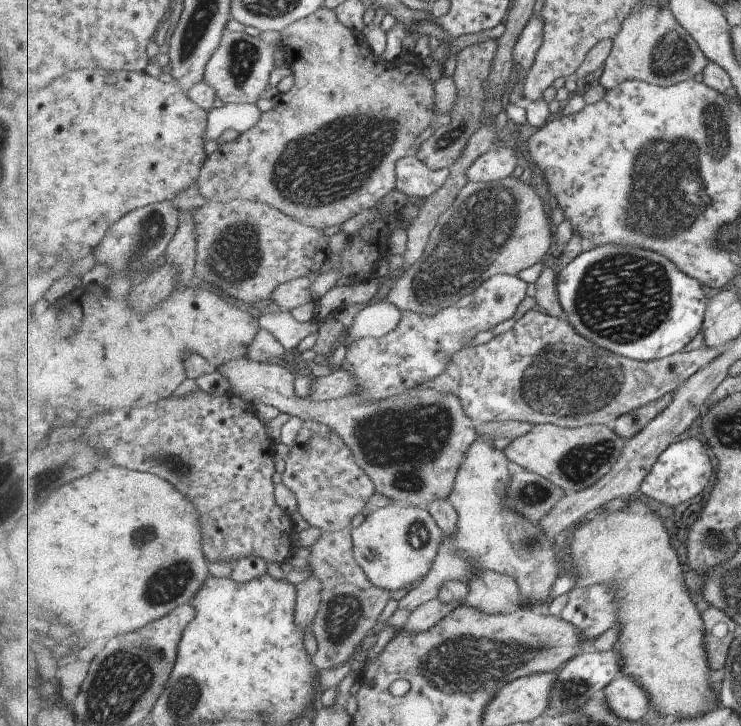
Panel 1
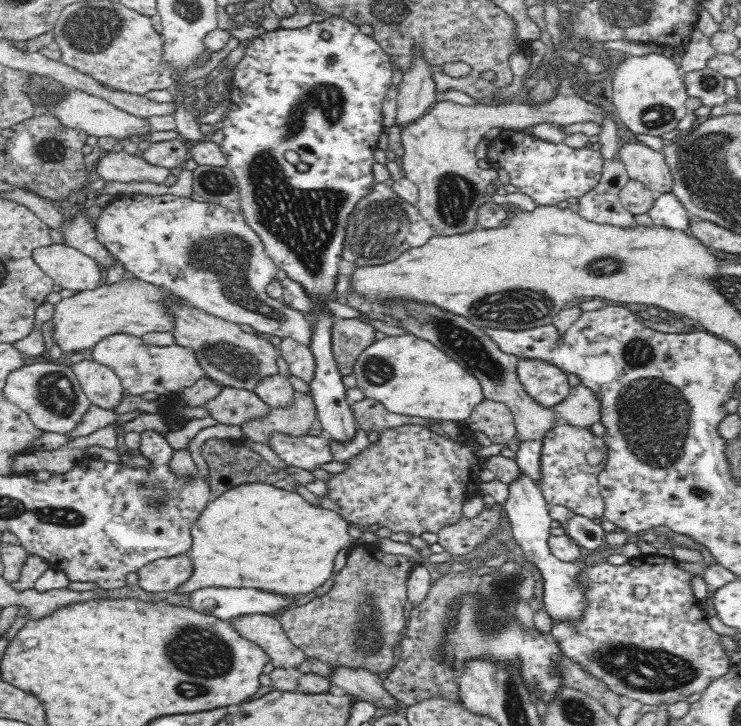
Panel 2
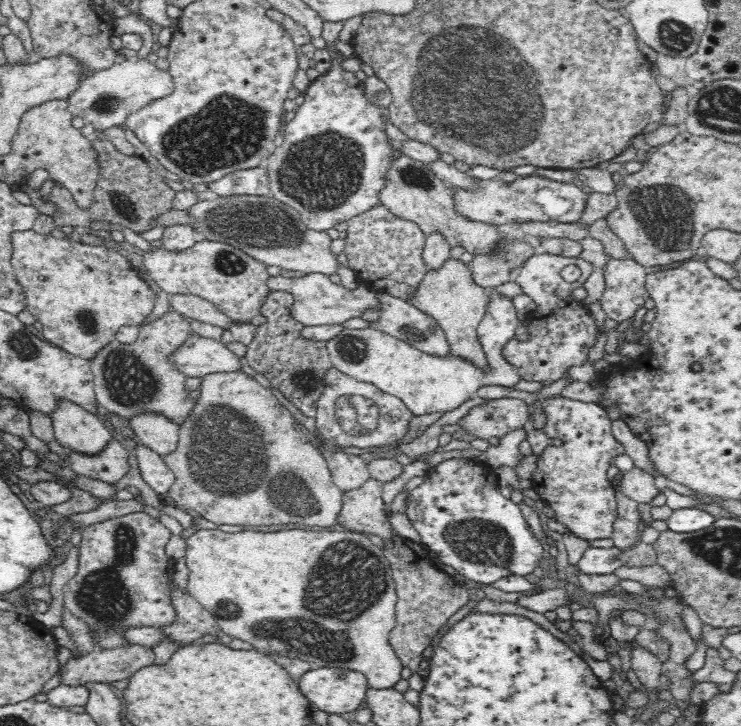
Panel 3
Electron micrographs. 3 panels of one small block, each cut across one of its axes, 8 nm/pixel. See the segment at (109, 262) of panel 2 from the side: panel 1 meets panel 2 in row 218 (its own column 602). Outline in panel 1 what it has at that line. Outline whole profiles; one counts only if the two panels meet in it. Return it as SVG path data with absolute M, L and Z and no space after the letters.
M655 3L640 5L624 20L621 32L616 36L599 84L610 91L631 79L652 85L670 87L704 74L710 63L697 41L681 26L672 8L666 4L659 8Z

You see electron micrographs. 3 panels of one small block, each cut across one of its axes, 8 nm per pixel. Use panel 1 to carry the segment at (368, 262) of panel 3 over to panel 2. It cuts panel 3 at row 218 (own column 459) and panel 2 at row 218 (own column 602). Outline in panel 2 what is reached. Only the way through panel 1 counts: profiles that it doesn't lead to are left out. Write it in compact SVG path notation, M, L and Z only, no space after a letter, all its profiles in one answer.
M387 160L390 178L374 183L368 194L363 196L352 209L345 228L345 239L341 260L356 267L376 266L392 262L404 251L422 246L435 235L432 225L422 216L417 205L402 198L392 189L392 184L405 177L398 161Z

